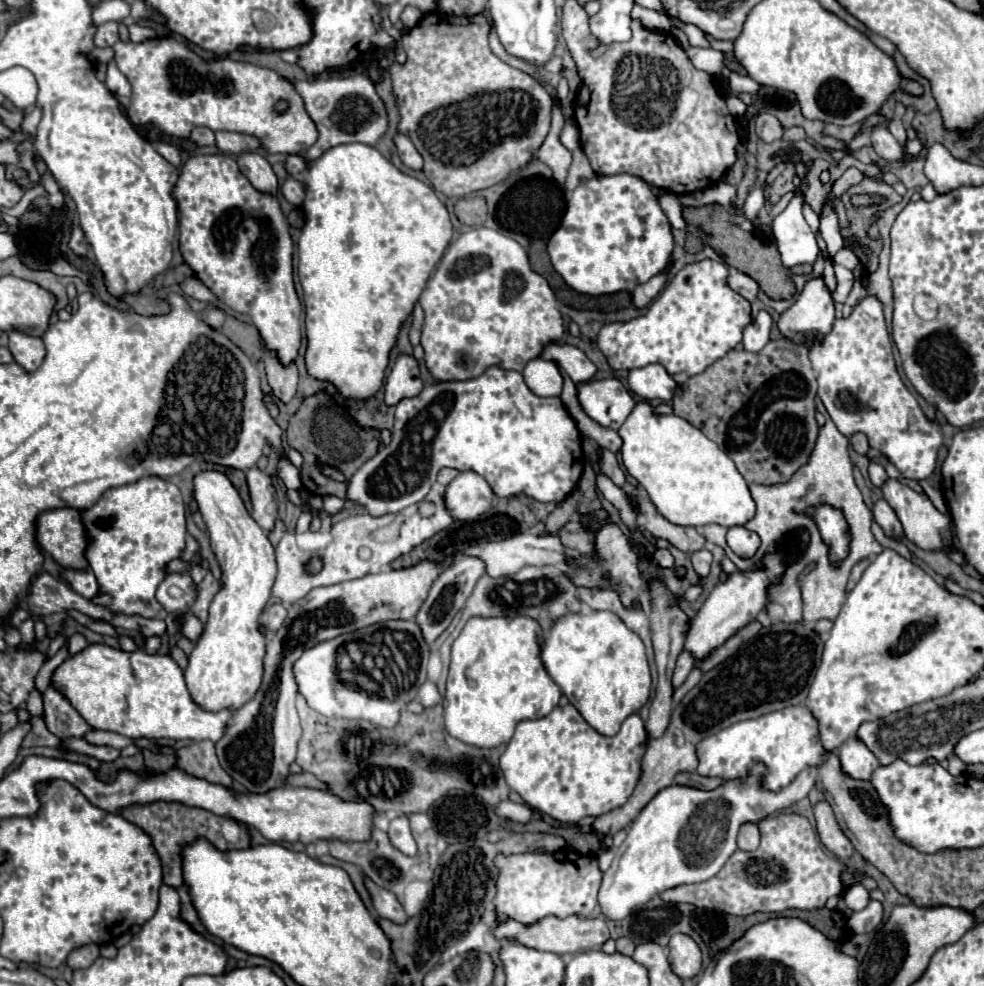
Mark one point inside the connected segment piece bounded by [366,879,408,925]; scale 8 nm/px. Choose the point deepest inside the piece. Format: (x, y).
(386, 904)

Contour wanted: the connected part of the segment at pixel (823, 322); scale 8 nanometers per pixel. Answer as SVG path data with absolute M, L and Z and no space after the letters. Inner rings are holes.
M824 277L806 281L796 303L780 315L778 329L792 341L824 337L836 319L832 291L826 287Z

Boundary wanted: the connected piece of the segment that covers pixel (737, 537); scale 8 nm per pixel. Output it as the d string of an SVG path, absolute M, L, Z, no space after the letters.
M732 527L726 535L728 545L732 547L732 551L736 551L742 557L752 557L756 553L756 549L760 547L760 537L744 527Z

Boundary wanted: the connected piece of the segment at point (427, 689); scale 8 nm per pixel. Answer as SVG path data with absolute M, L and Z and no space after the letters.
M426 681L420 689L418 689L418 703L422 703L424 707L434 707L434 705L438 705L440 701L442 701L442 695L438 693L438 687L434 685L434 683L430 683L430 681Z

